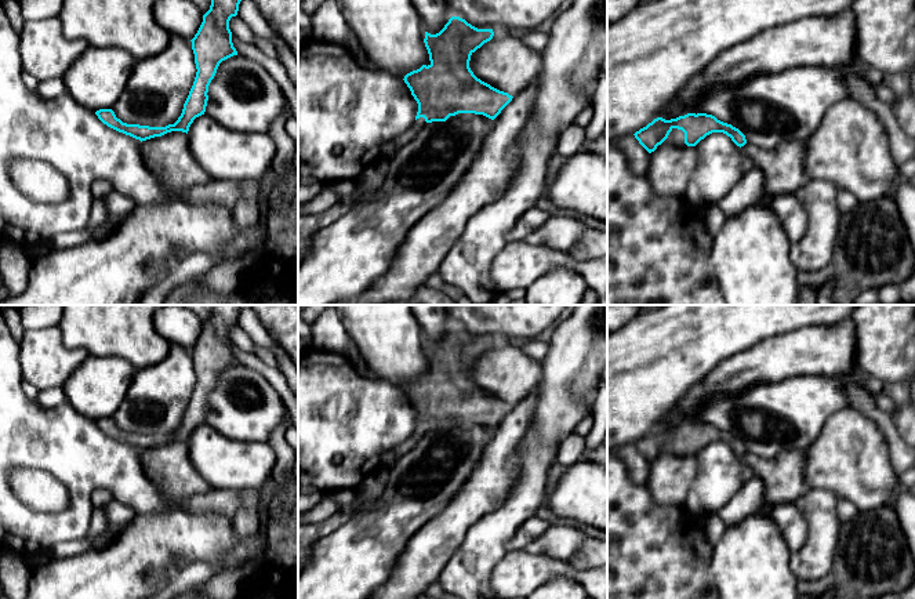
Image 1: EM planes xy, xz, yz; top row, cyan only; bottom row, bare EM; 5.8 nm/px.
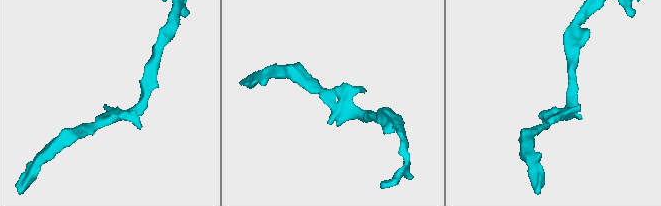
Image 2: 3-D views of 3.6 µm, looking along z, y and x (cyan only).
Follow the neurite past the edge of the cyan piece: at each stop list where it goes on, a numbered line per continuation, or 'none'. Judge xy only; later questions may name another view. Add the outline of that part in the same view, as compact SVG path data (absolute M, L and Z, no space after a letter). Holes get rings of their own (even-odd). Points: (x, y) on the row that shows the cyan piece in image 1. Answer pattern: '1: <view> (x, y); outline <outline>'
none

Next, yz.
1: yz (676, 137); outline M672 128L672 131L669 132L665 142L676 145L676 146L687 146L685 144L685 132L682 130L678 130L678 128Z

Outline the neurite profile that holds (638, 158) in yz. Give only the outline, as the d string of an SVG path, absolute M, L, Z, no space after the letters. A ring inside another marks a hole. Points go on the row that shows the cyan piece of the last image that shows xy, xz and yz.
M624 135L617 141L617 145L625 155L629 170L645 177L650 167L650 153L639 144L635 135Z

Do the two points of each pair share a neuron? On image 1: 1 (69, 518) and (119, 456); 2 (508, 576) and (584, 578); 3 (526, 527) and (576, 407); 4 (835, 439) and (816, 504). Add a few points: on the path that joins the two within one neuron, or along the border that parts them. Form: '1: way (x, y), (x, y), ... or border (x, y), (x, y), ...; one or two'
1: way (79, 500), (79, 485), (101, 463); one
2: way (527, 572), (565, 570); one
3: way (527, 497), (534, 458), (545, 438); one
4: border (812, 487), (831, 490), (839, 497); two

